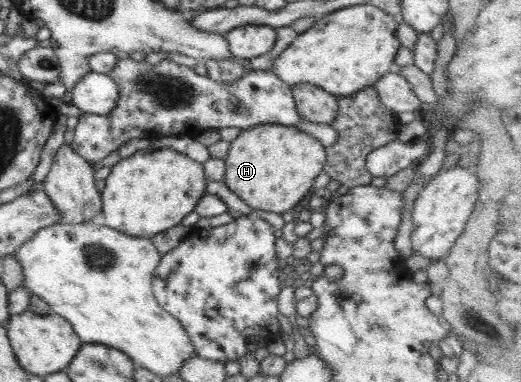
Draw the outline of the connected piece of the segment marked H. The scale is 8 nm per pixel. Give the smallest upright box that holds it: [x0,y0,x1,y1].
[224,125,326,214]

